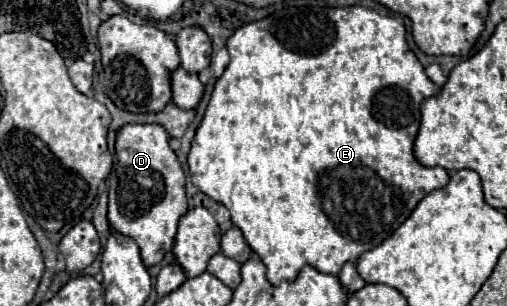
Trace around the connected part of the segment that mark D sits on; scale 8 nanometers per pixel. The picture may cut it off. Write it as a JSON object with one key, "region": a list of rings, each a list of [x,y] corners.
{"region":[[[125,124],[117,132],[115,142],[117,152],[117,184],[109,184],[109,222],[113,228],[125,236],[131,236],[141,250],[141,258],[145,266],[153,266],[163,260],[165,252],[171,250],[177,222],[187,212],[187,198],[185,198],[185,174],[175,152],[169,146],[169,136],[161,124]]]}

